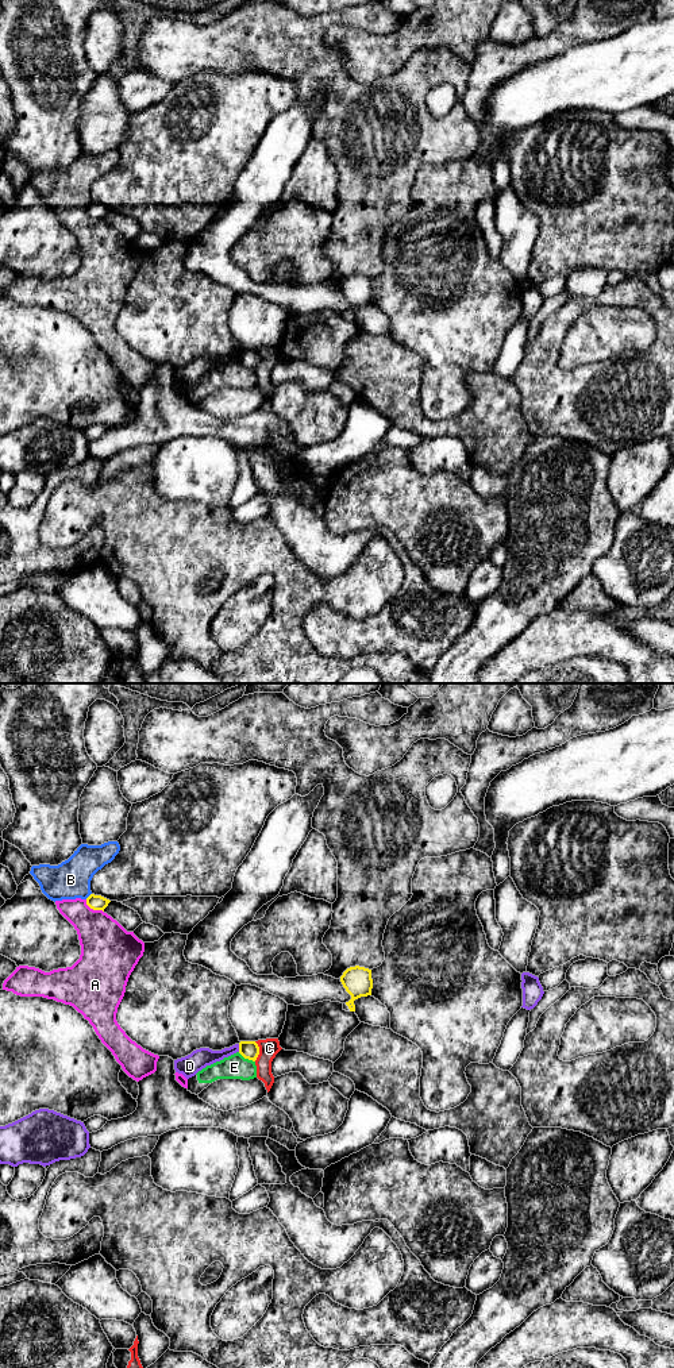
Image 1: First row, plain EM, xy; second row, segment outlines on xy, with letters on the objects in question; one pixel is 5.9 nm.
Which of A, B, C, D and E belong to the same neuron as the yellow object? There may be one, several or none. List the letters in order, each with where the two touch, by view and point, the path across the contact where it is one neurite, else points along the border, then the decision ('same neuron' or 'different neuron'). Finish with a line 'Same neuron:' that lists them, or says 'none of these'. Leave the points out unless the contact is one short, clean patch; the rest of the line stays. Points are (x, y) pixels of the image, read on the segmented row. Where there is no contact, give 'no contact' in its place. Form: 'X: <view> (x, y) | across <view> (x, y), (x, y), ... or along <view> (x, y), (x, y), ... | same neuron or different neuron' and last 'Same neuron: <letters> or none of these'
A: xy (93, 909) | different neuron
B: xy (89, 896) | different neuron
C: xy (258, 1051) | different neuron
D: xy (239, 1048) | different neuron
E: xy (246, 1058) | along xy (238, 1052), (254, 1062) | different neuron
Same neuron: none of these

